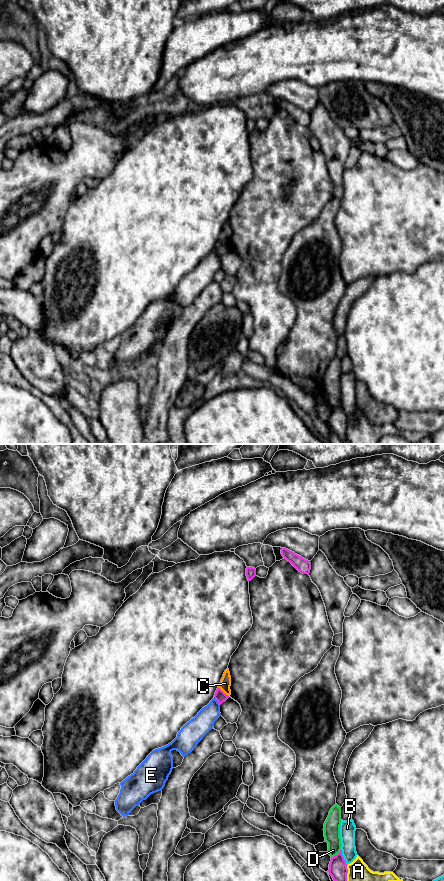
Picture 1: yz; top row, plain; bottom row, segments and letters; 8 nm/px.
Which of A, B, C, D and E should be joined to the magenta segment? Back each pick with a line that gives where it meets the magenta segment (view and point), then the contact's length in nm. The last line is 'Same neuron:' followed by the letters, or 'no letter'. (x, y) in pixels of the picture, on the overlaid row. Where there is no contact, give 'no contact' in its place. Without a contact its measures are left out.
Same neuron: no letter

